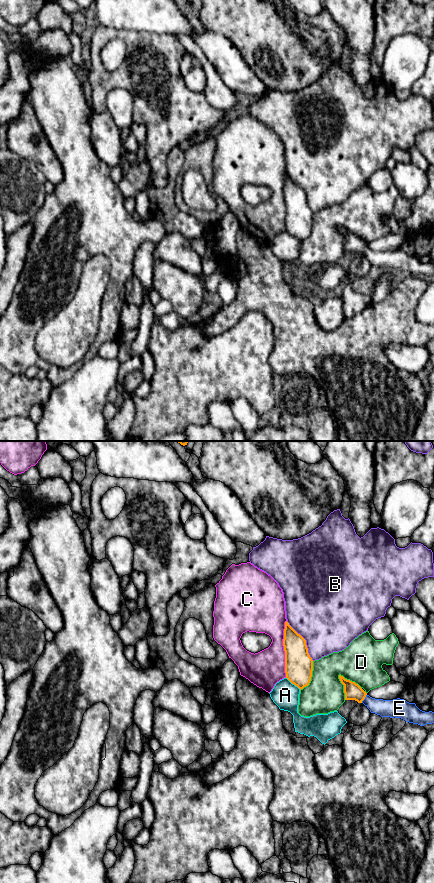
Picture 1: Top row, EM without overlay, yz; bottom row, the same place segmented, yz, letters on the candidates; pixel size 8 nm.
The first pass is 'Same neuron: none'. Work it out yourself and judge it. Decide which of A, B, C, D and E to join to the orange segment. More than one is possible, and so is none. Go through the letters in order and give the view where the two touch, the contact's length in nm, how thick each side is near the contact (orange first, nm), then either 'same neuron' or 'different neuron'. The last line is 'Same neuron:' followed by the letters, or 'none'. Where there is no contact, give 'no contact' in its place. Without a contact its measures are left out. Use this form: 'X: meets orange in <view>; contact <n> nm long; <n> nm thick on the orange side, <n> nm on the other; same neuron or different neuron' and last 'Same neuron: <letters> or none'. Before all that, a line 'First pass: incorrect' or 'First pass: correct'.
First pass: incorrect
A: meets orange in yz; contact 160 nm long; 220 nm thick on the orange side, 220 nm on the other; different neuron
B: meets orange in yz; contact 380 nm long; 220 nm thick on the orange side, 480 nm on the other; different neuron
C: meets orange in yz; contact 460 nm long; 220 nm thick on the orange side, 300 nm on the other; different neuron
D: meets orange in yz; contact 220 nm long; 140 nm thick on the orange side, 340 nm on the other; different neuron
E: meets orange in yz; contact 80 nm long; 140 nm thick on the orange side, 140 nm on the other; same neuron
Same neuron: E

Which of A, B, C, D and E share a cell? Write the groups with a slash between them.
A / B / C / D / E

